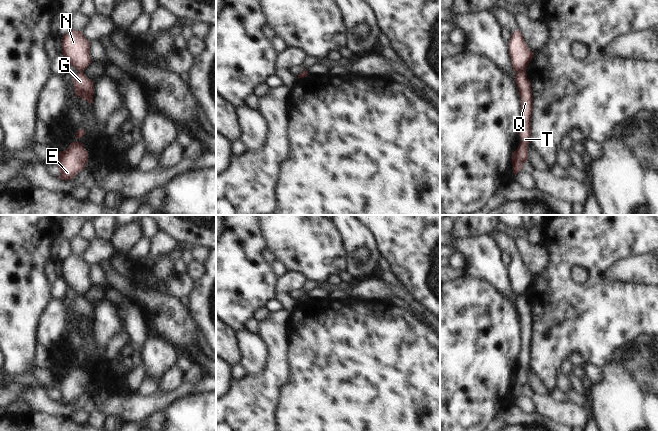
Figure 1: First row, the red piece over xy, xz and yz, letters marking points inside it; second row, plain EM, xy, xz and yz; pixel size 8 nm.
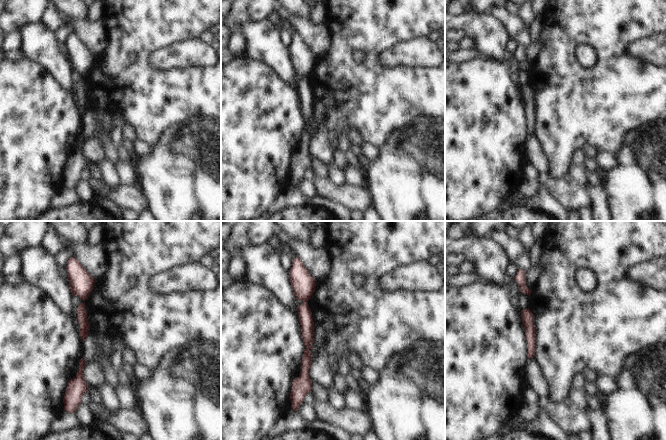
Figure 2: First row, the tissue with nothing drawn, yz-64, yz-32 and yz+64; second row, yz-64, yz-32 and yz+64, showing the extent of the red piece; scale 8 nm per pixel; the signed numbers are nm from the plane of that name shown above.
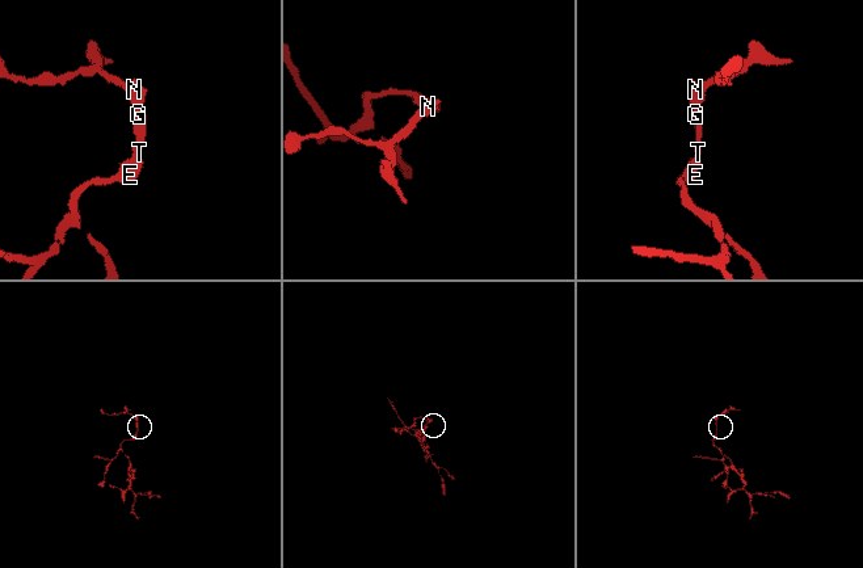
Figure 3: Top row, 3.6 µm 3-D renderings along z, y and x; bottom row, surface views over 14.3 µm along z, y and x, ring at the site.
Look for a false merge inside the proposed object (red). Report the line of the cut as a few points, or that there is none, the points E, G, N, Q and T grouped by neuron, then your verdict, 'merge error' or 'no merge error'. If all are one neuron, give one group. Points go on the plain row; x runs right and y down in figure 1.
yz (525, 294), (518, 296) | E G Q T / N | merge error

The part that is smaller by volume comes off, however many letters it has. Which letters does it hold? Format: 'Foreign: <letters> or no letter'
Foreign: N

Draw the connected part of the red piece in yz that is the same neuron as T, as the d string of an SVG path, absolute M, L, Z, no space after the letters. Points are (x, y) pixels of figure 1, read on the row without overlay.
M526 295L515 298L515 306L521 321L521 353L519 360L521 367L512 379L513 397L516 398L523 393L523 388L528 384L528 369L531 362L531 338L533 336L533 319L531 307L527 302Z

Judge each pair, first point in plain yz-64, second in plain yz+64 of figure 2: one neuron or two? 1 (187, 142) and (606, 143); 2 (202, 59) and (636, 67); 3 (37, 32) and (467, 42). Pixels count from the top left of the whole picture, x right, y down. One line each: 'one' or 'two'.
1: two
2: two
3: two

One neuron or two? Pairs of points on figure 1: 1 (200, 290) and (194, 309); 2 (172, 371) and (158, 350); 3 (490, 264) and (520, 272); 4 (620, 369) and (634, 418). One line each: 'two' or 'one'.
1: one
2: two
3: two
4: one

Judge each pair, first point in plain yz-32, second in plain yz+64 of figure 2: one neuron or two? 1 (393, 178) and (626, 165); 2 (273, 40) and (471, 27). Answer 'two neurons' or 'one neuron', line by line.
1: one neuron
2: one neuron

